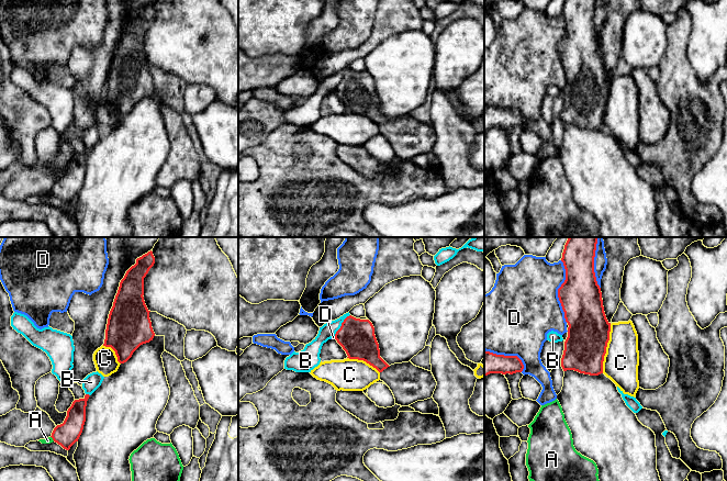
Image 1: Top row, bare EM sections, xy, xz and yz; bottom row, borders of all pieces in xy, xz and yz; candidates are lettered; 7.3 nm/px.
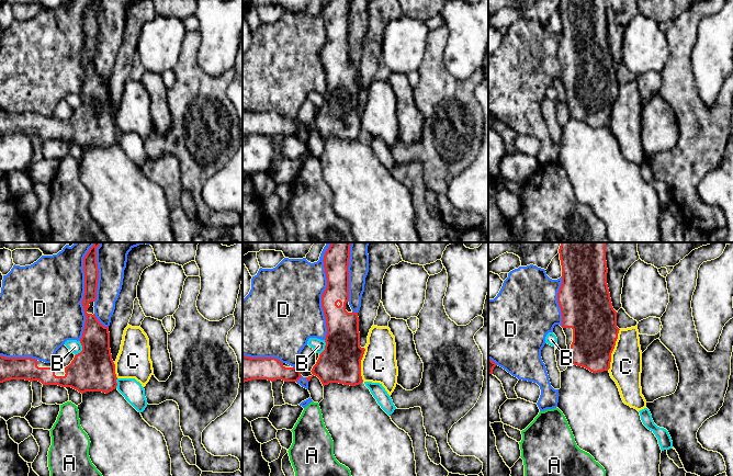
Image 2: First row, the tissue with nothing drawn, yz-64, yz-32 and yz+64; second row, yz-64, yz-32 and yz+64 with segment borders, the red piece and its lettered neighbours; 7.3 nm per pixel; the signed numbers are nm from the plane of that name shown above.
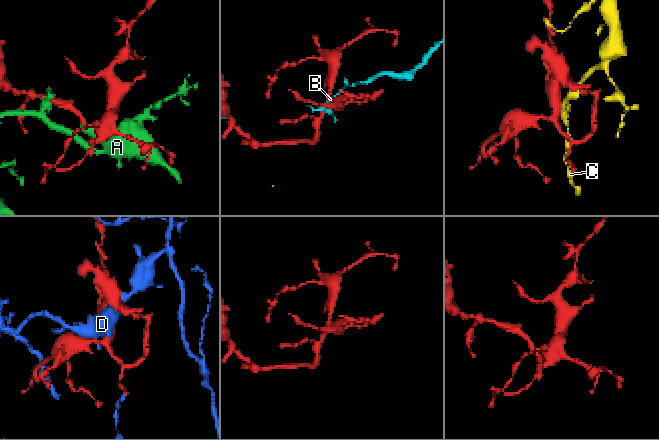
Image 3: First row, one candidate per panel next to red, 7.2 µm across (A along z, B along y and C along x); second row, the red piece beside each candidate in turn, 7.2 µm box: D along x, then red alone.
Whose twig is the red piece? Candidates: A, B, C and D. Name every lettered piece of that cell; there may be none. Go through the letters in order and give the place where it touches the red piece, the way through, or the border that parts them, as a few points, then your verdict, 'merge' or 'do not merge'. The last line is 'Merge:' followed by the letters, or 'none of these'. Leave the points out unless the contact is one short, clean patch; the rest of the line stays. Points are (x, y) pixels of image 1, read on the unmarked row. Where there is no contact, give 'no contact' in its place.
A: contact xy (52, 191); border xy (51, 190), (54, 194); do not merge
B: contact xz (342, 79); do not merge
C: contact yz (605, 102); border yz (611, 78), (602, 126); do not merge
D: contact yz (558, 45); do not merge
Merge: none of these

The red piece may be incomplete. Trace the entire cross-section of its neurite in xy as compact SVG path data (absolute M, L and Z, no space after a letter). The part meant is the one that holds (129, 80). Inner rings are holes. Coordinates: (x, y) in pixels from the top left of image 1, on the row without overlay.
M152 4L136 13L136 18L126 25L121 34L110 65L103 100L111 101L115 105L120 118L126 116L141 99L149 97L155 90L149 72L150 65L147 63L143 51L144 32L154 18L155 11Z

